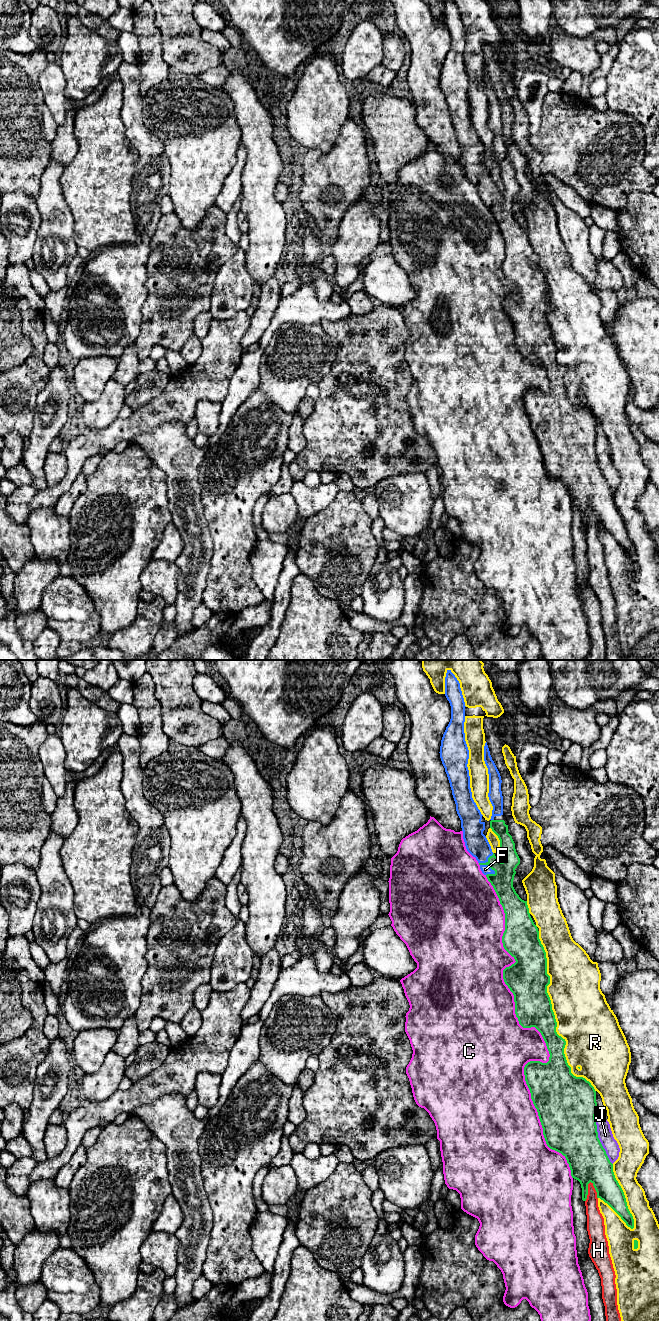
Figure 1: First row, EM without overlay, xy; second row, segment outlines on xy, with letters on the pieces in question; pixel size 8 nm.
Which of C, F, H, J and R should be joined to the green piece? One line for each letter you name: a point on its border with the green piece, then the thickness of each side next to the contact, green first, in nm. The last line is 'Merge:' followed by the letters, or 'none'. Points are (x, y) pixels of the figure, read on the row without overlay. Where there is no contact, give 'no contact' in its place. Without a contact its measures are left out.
F: contact xy (490, 194); calibres 180 and 70 nm
Merge: F

